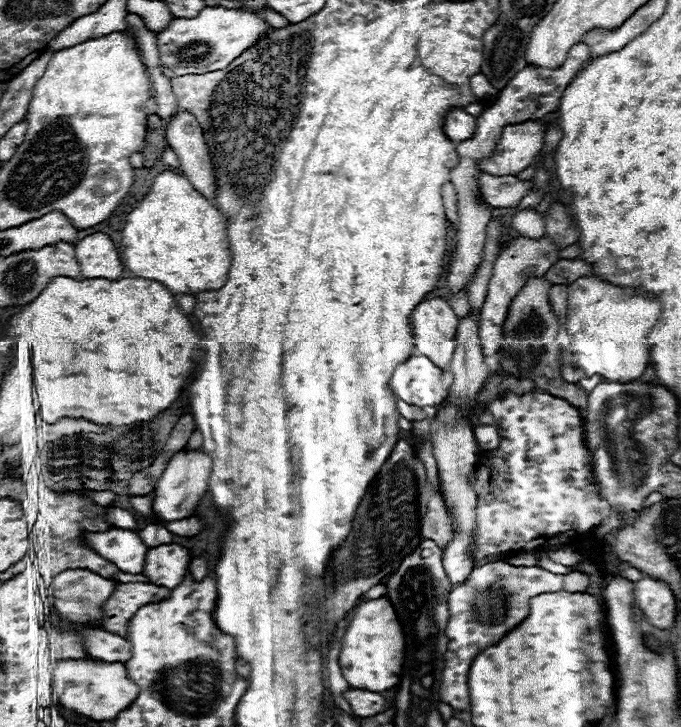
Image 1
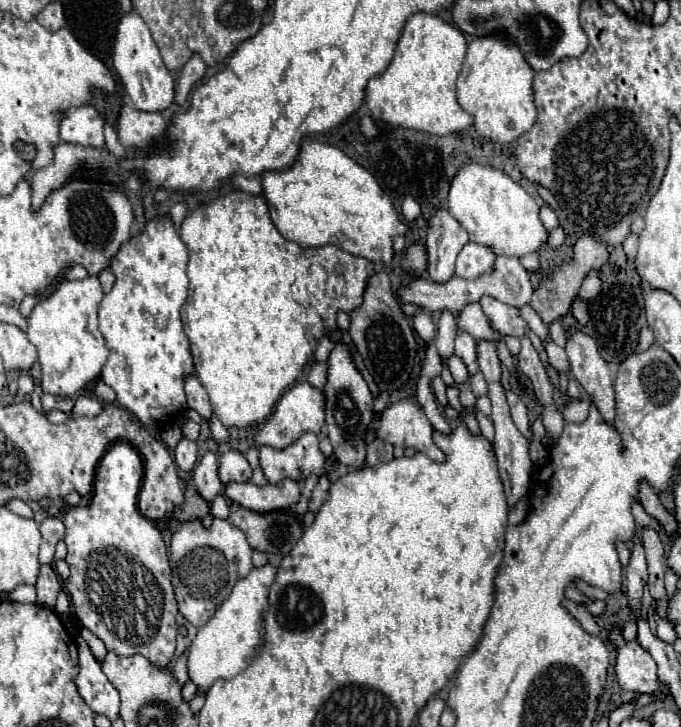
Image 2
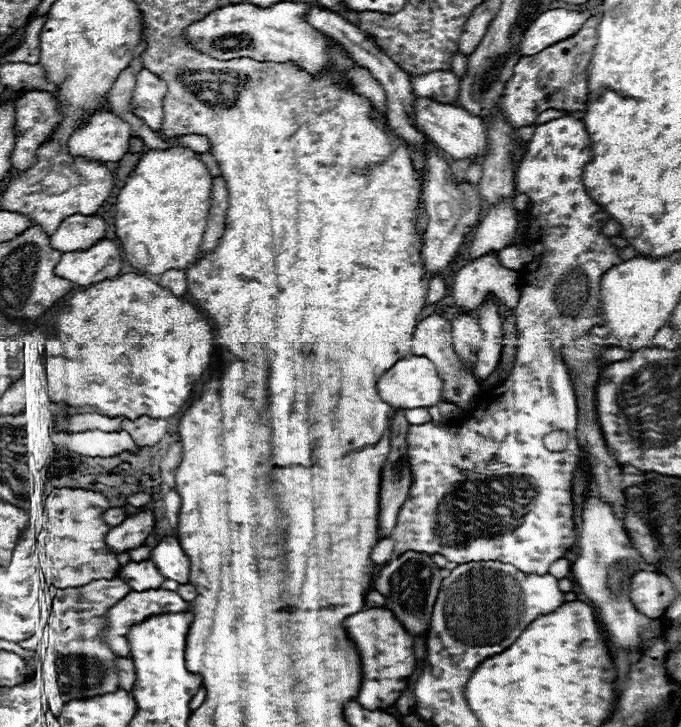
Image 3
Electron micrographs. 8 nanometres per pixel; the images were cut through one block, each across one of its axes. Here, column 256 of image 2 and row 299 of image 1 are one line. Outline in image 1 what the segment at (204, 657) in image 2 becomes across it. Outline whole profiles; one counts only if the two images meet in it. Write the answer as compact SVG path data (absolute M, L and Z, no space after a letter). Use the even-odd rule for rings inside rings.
M578 278L568 286L568 322L564 330L570 334L570 346L562 360L584 368L588 376L600 374L608 382L638 380L650 360L646 342L652 326L662 314L662 304L644 294L622 296L618 286L600 282L598 278Z

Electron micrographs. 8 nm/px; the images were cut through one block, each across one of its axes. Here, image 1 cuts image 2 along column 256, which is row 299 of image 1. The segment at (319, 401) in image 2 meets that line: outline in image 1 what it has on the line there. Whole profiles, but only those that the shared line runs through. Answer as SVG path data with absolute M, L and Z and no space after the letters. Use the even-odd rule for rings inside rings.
M442 298L424 300L410 316L414 348L444 368L444 356L452 356L456 346L458 318Z

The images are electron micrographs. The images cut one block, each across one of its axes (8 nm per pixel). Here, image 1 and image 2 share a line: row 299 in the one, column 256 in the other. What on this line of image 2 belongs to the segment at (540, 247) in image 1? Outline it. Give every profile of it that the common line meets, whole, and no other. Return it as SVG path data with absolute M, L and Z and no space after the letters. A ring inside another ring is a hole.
M286 478L280 484L266 486L256 486L252 482L230 482L224 486L224 496L252 512L266 514L272 510L288 510L290 506L294 506L300 498L300 484L292 478Z

